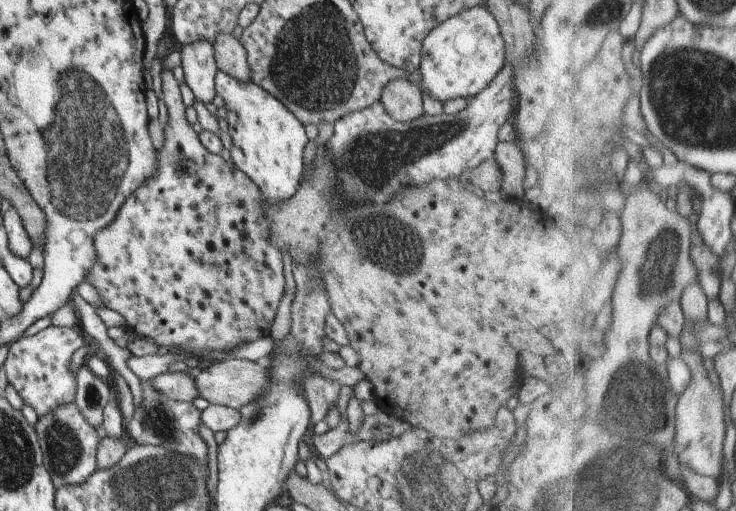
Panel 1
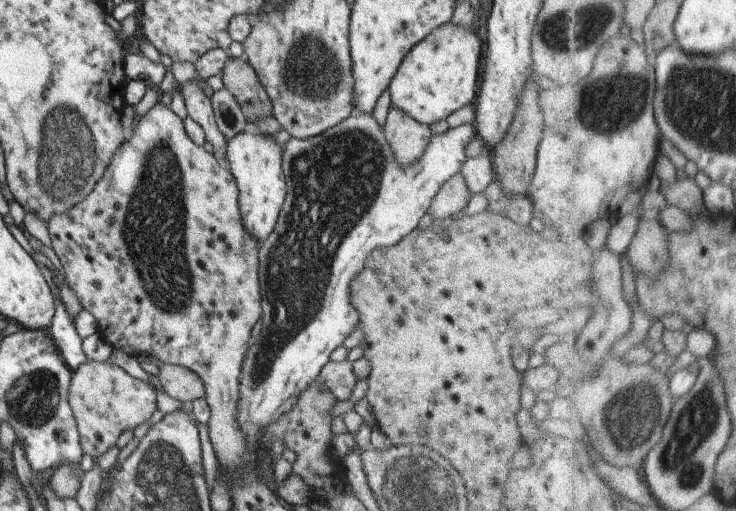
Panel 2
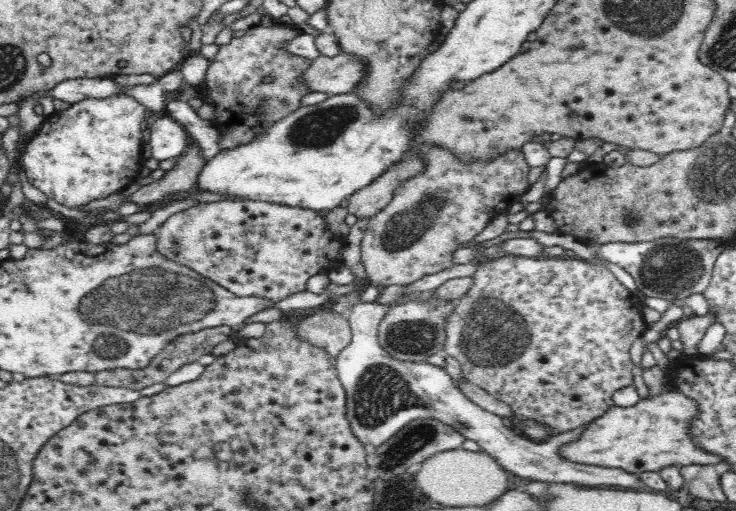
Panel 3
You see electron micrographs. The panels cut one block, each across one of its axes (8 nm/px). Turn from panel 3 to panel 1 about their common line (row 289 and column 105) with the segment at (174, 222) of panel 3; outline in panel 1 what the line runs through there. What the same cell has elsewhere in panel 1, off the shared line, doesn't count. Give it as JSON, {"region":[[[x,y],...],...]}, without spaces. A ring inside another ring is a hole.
{"region":[[[163,67],[160,73],[161,78],[161,100],[165,108],[167,108],[167,124],[163,127],[163,146],[155,152],[157,156],[157,164],[155,164],[155,172],[151,178],[147,178],[139,188],[135,188],[135,192],[131,192],[125,202],[121,204],[121,208],[117,210],[115,218],[101,228],[95,236],[93,236],[93,248],[95,248],[95,262],[89,268],[85,282],[91,284],[97,294],[103,307],[115,310],[117,314],[123,317],[125,327],[122,329],[129,335],[139,336],[139,338],[149,338],[153,344],[157,346],[169,346],[171,349],[185,352],[185,354],[193,354],[197,358],[201,358],[203,363],[223,361],[225,354],[236,349],[240,344],[257,340],[261,336],[269,335],[271,321],[277,310],[279,300],[284,291],[283,272],[281,264],[280,252],[269,242],[268,232],[269,224],[265,220],[263,210],[261,210],[261,200],[259,189],[254,182],[249,180],[239,168],[235,168],[235,164],[231,161],[225,161],[220,155],[214,155],[207,152],[197,134],[191,129],[191,125],[185,119],[185,106],[181,100],[179,86],[173,77],[172,69]]]}

